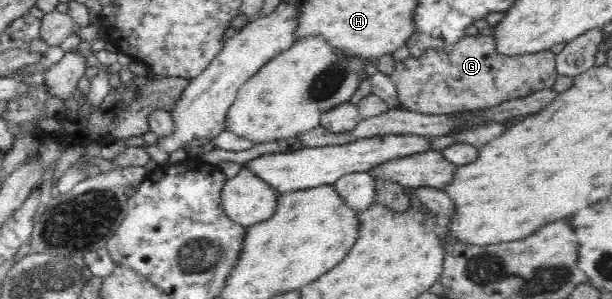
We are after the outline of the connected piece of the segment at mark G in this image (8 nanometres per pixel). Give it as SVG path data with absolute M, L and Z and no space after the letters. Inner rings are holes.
M493 35L463 38L440 49L430 49L418 59L405 58L395 63L391 73L403 108L424 115L452 115L455 113L484 111L512 99L528 97L538 90L554 85L556 54L550 49L526 55L500 55L496 53Z

